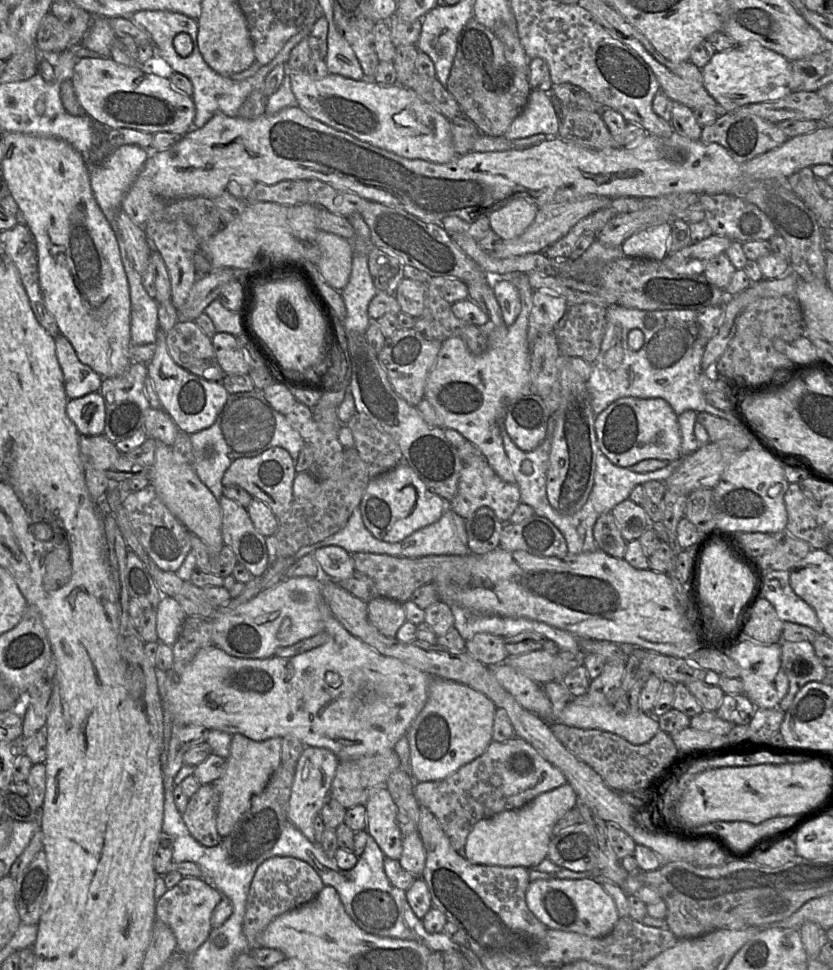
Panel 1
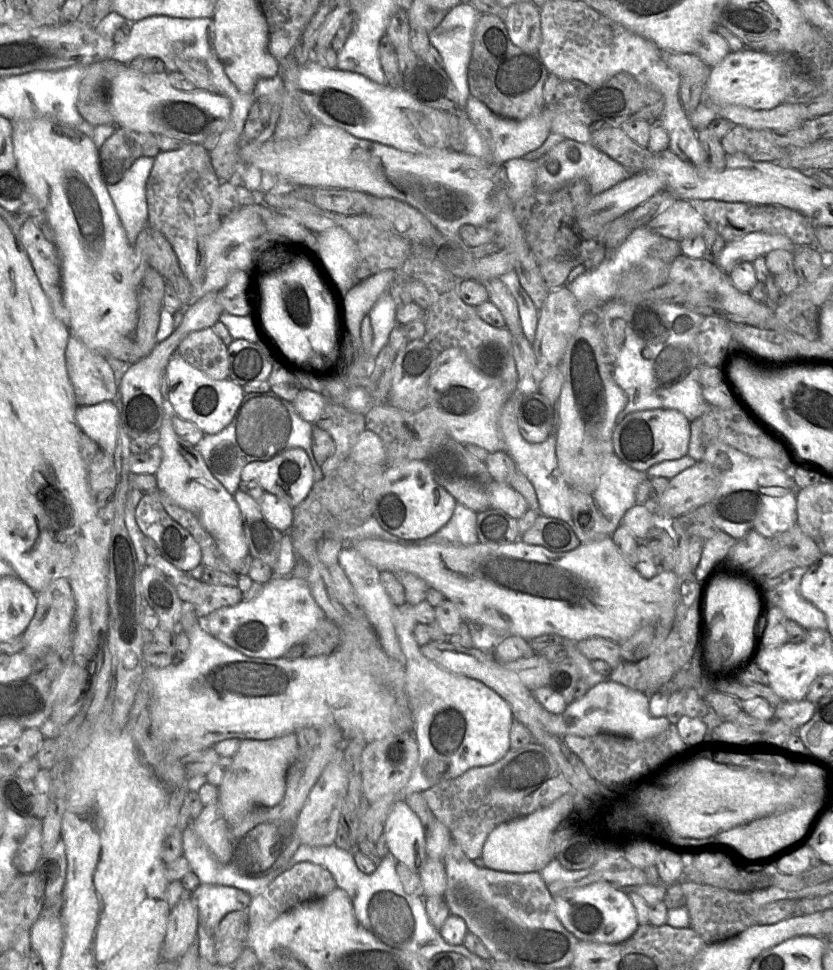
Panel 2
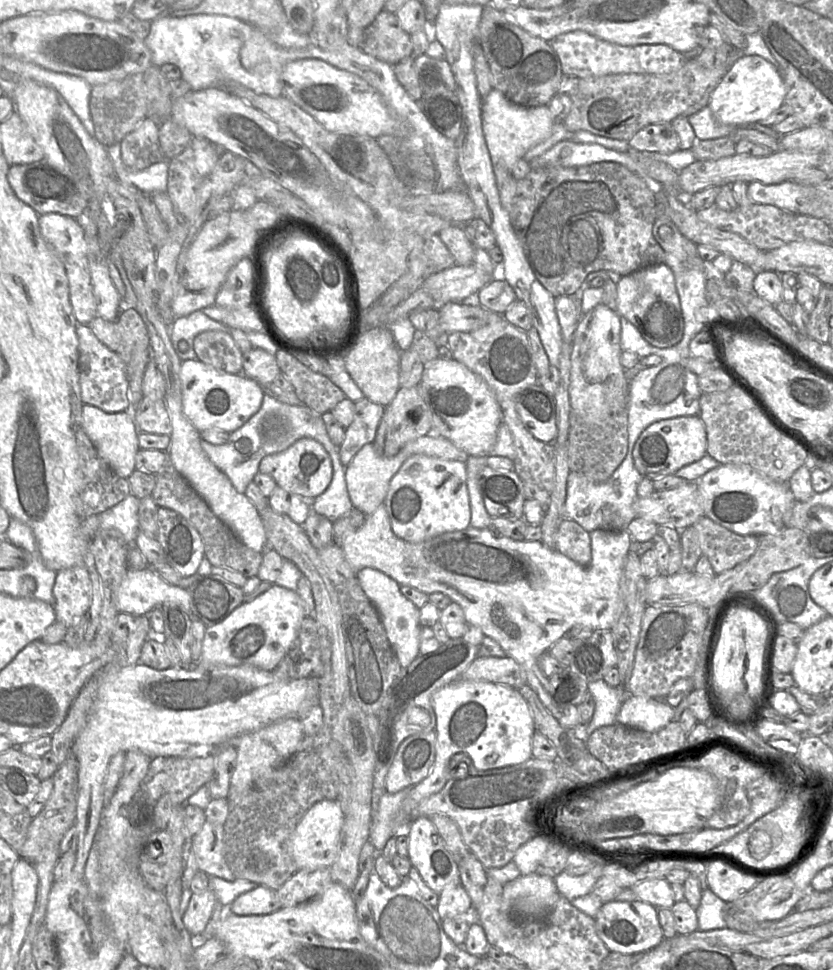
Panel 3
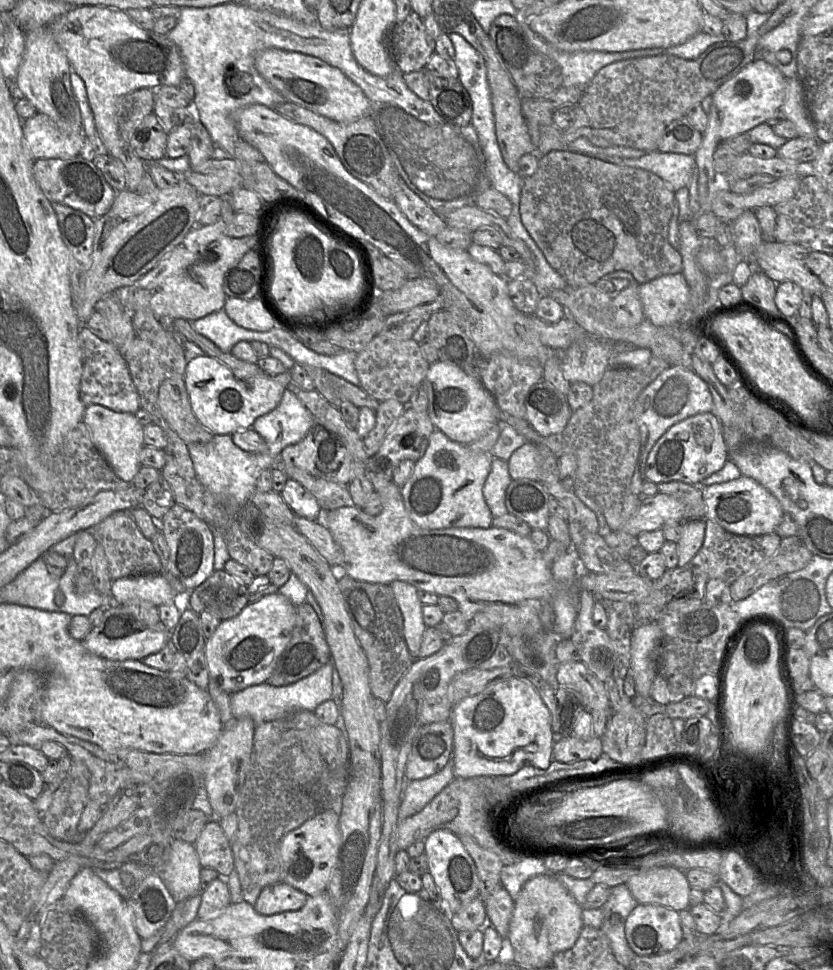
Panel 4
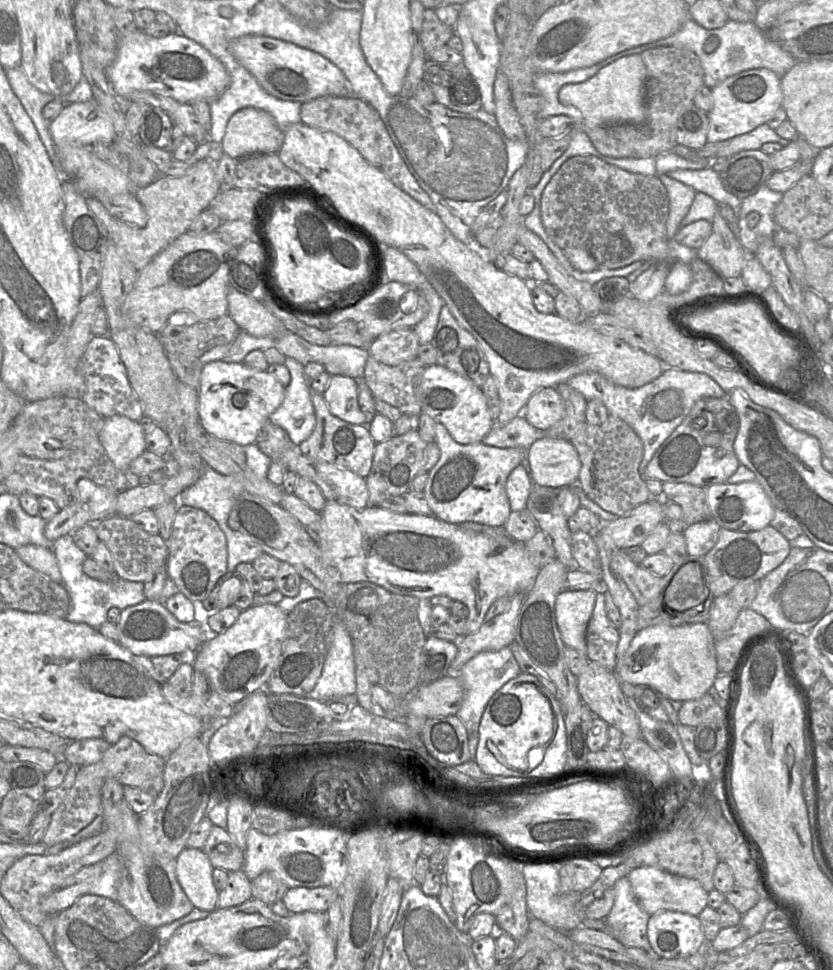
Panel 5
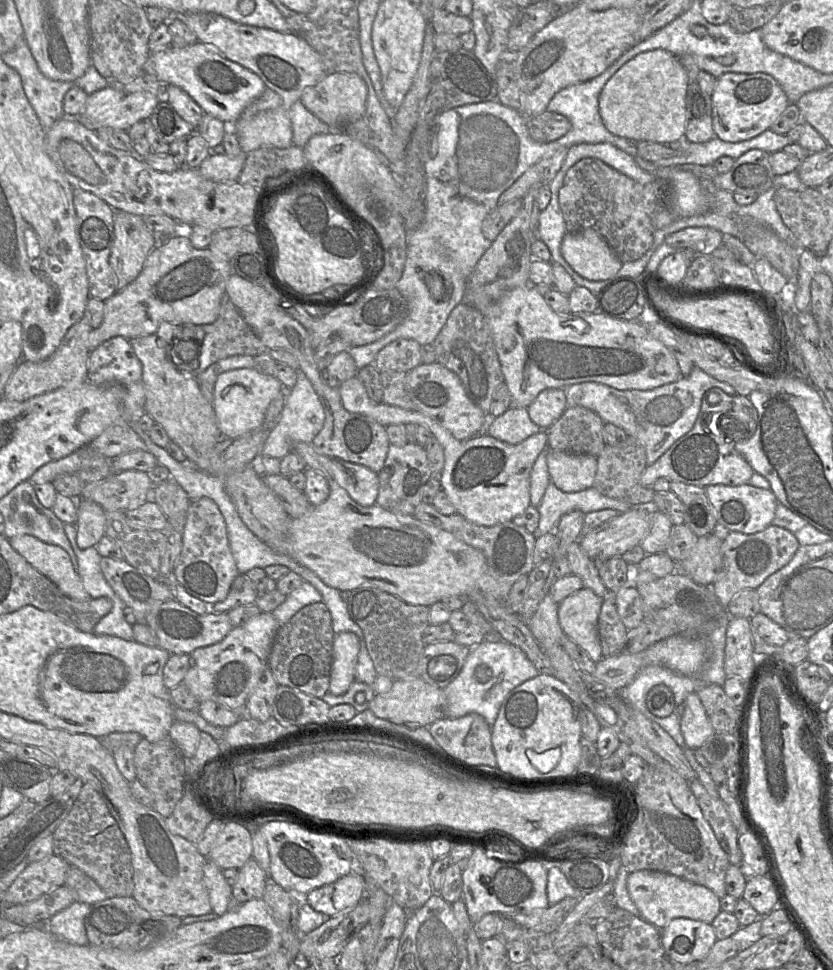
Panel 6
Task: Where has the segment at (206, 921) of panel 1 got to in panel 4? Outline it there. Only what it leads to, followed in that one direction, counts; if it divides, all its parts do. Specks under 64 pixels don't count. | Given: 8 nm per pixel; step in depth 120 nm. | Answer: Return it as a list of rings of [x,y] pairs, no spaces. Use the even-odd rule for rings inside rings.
[[[280,882],[262,888],[255,904],[255,910],[263,915],[273,915],[301,909],[309,896],[304,892]]]

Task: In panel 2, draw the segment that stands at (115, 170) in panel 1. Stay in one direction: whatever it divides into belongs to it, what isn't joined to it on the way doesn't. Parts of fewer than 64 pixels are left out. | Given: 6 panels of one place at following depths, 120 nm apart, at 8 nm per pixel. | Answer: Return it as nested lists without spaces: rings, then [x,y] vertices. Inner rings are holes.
[[[141,157],[127,170],[121,181],[116,184],[108,185],[108,192],[115,205],[121,225],[128,241],[135,251],[138,251],[135,247],[135,241],[139,233],[147,225],[148,207],[146,200],[146,182],[153,164],[153,158]]]

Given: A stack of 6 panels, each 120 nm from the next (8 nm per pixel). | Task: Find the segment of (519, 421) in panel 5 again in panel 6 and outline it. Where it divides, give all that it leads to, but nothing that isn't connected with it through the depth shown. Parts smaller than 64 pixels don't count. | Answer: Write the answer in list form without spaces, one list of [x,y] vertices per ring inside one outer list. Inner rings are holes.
[[[510,408],[490,422],[485,435],[516,445],[541,430],[531,420],[527,408]]]

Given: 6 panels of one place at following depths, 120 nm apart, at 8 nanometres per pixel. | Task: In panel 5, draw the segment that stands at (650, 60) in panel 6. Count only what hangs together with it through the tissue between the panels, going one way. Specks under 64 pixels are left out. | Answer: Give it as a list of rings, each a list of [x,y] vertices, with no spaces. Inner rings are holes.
[[[633,54],[603,67],[586,82],[565,85],[559,99],[563,104],[581,110],[584,118],[581,127],[596,128],[619,123],[642,125],[646,120],[646,82],[647,71],[642,57]]]

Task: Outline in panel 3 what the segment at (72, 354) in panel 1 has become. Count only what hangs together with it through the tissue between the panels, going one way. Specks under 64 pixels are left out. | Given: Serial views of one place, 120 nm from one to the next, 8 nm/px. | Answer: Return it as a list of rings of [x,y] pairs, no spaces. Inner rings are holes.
[[[78,324],[78,369],[81,399],[106,412],[125,411],[129,406],[129,382],[126,365],[120,355],[104,345],[87,324]]]

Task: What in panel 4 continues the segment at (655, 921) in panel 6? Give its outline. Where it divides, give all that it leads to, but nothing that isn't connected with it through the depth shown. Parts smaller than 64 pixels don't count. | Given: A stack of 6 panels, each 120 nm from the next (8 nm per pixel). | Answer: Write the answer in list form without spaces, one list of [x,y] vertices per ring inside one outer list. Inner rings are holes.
[[[675,867],[648,869],[630,877],[626,885],[639,904],[658,904],[678,912],[690,906],[686,872]]]

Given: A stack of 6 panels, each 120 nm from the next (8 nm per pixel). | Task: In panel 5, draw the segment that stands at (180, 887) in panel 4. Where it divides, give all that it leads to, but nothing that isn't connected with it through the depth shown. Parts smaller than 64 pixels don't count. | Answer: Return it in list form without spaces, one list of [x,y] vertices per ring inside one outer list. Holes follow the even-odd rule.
[[[185,847],[176,857],[178,881],[194,907],[213,912],[219,890],[213,884],[213,865],[202,849]]]

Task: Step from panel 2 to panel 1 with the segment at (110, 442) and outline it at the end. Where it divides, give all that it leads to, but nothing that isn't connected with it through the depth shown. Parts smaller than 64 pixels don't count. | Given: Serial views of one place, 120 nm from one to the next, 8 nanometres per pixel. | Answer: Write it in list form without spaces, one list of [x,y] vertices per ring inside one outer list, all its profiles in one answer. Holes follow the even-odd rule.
[[[100,392],[69,399],[66,413],[81,435],[102,435],[105,427],[105,403]]]

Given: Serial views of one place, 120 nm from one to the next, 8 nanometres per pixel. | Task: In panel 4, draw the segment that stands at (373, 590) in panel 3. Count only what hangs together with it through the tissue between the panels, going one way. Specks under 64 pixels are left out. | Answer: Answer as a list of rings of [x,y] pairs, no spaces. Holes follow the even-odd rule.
[[[393,581],[388,585],[403,616],[403,633],[408,650],[411,656],[417,659],[427,628],[423,620],[423,604],[418,598],[418,589],[403,581]]]

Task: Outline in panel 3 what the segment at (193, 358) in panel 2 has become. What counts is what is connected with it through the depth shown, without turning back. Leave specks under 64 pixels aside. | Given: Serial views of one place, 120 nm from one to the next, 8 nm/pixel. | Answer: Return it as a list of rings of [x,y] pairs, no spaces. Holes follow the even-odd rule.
[[[201,332],[193,341],[193,349],[201,362],[227,373],[241,373],[243,352],[229,333]]]

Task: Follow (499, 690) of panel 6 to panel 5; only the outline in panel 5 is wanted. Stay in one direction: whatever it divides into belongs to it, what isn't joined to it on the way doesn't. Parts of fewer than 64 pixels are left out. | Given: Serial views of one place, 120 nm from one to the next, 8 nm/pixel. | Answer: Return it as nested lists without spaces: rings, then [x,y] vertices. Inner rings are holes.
[[[509,646],[498,651],[484,651],[470,659],[458,672],[464,685],[465,695],[462,706],[456,714],[464,723],[468,733],[469,750],[474,759],[474,753],[479,740],[479,725],[483,712],[492,696],[507,682],[522,673]]]

